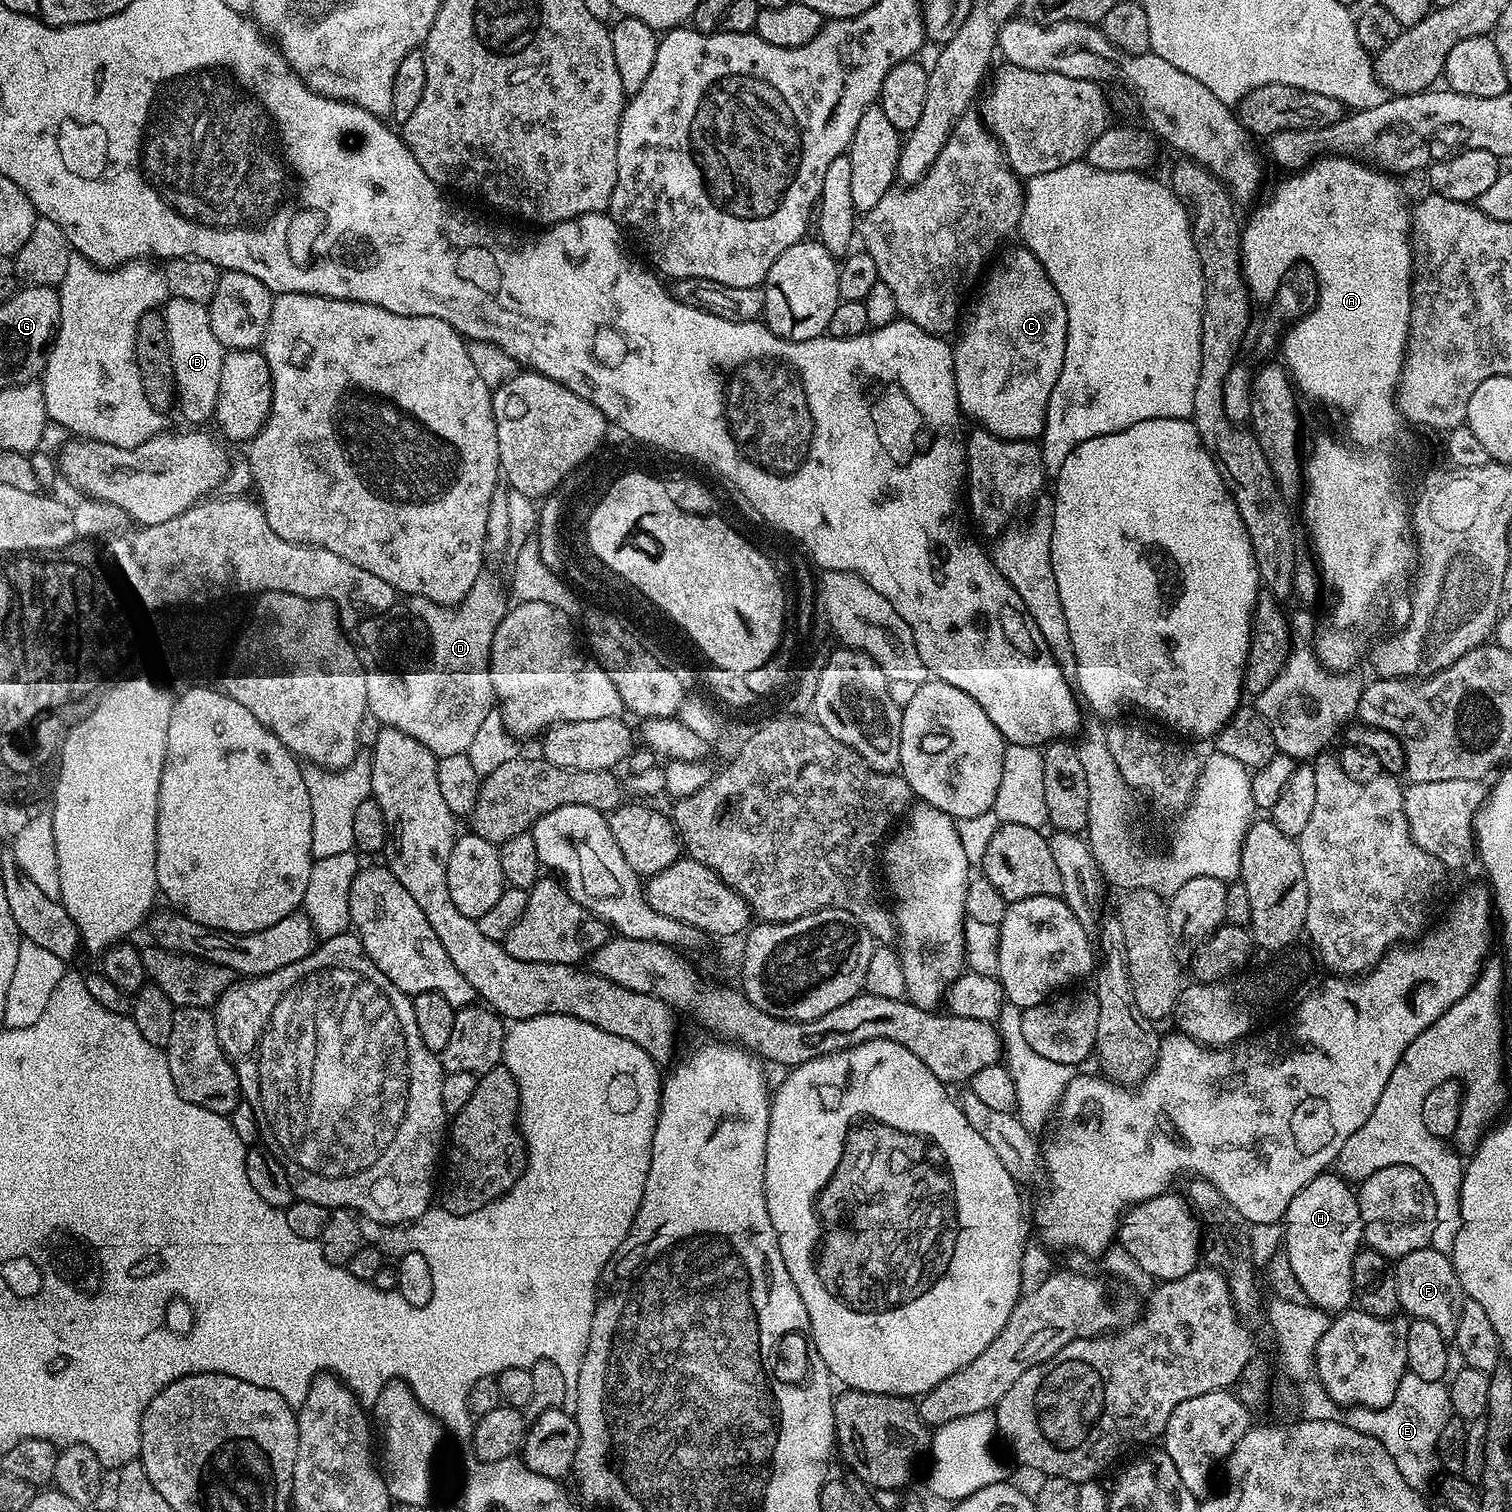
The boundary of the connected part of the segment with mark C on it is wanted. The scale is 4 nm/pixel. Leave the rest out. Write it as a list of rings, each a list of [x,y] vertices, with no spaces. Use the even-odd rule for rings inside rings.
[[[1017,246],[1009,252],[1001,251],[998,259],[991,265],[990,271],[987,273],[988,285],[980,292],[980,297],[976,300],[976,305],[972,308],[972,313],[963,321],[962,327],[959,329],[958,337],[960,341],[955,341],[954,351],[952,353],[952,361],[954,362],[954,378],[956,379],[956,393],[958,394],[958,402],[960,403],[961,413],[965,417],[968,416],[972,420],[977,420],[979,427],[985,432],[992,432],[1000,437],[1001,440],[1031,440],[1043,437],[1044,423],[1048,421],[1048,403],[1050,402],[1050,394],[1054,390],[1054,386],[1058,382],[1058,374],[1062,374],[1062,362],[1066,358],[1066,334],[1068,333],[1068,323],[1066,322],[1066,306],[1062,306],[1062,298],[1058,294],[1058,290],[1054,290],[1054,282],[1050,282],[1050,278],[1046,274],[1046,270],[1042,266],[1042,262],[1038,262],[1038,258],[1028,248]]]

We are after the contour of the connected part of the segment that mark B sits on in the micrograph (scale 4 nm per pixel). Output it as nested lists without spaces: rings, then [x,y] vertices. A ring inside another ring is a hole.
[[[169,295],[162,305],[166,334],[170,342],[172,373],[176,379],[178,412],[189,420],[189,425],[204,426],[216,414],[218,386],[222,378],[222,366],[226,355],[225,348],[214,338],[210,327],[210,314],[207,304],[190,302],[189,299]]]

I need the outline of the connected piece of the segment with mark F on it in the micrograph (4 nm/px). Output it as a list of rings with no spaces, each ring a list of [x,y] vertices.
[[[1429,1246],[1422,1250],[1414,1250],[1414,1254],[1401,1256],[1399,1260],[1395,1261],[1394,1267],[1396,1270],[1396,1281],[1398,1282],[1398,1302],[1401,1309],[1405,1313],[1408,1311],[1409,1317],[1431,1322],[1441,1332],[1444,1340],[1455,1341],[1456,1331],[1458,1330],[1458,1318],[1462,1318],[1462,1306],[1466,1297],[1462,1282],[1456,1276],[1449,1253],[1440,1252],[1438,1249]]]

